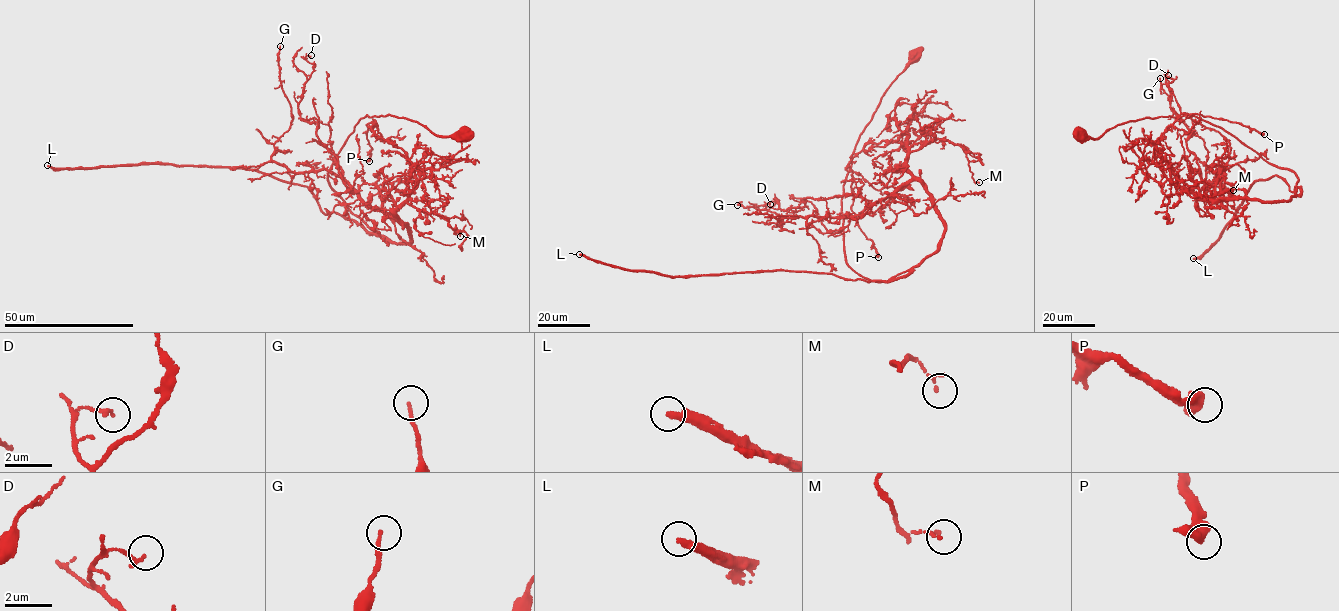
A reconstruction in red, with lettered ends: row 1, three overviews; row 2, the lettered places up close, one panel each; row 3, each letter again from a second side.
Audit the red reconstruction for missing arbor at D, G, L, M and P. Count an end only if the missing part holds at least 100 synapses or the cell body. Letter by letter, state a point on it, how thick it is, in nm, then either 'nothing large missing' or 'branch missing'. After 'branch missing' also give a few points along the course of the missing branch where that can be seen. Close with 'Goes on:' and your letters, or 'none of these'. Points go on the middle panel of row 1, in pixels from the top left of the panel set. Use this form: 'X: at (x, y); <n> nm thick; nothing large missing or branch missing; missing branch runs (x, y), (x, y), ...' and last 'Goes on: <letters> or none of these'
D: at (770, 204); 140 nm thick; nothing large missing
G: at (737, 205); 140 nm thick; nothing large missing
L: at (579, 254); 320 nm thick; branch missing
M: at (979, 182); 160 nm thick; nothing large missing
P: at (878, 257); 440 nm thick; nothing large missing
Goes on: L

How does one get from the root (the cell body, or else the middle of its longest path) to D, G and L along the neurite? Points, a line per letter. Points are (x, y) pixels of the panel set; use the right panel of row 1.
D: (1078, 133), (1196, 116), (1294, 172), (1296, 193), (1212, 200), (1221, 187), (1204, 183), (1187, 148), (1168, 75)
G: (1078, 133), (1196, 116), (1294, 172), (1296, 193), (1213, 201), (1223, 172), (1205, 181), (1203, 140), (1160, 78)
L: (1078, 133), (1187, 114), (1294, 172), (1298, 195), (1275, 175), (1255, 181), (1193, 258)

